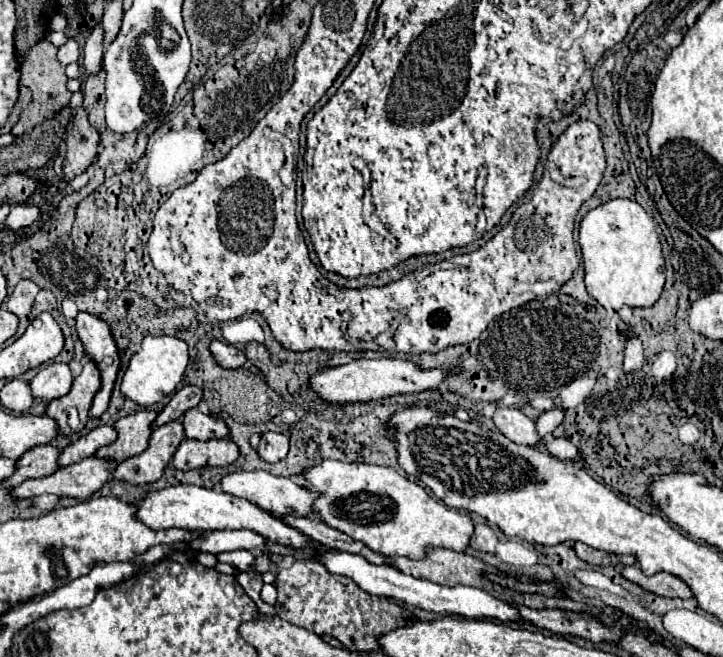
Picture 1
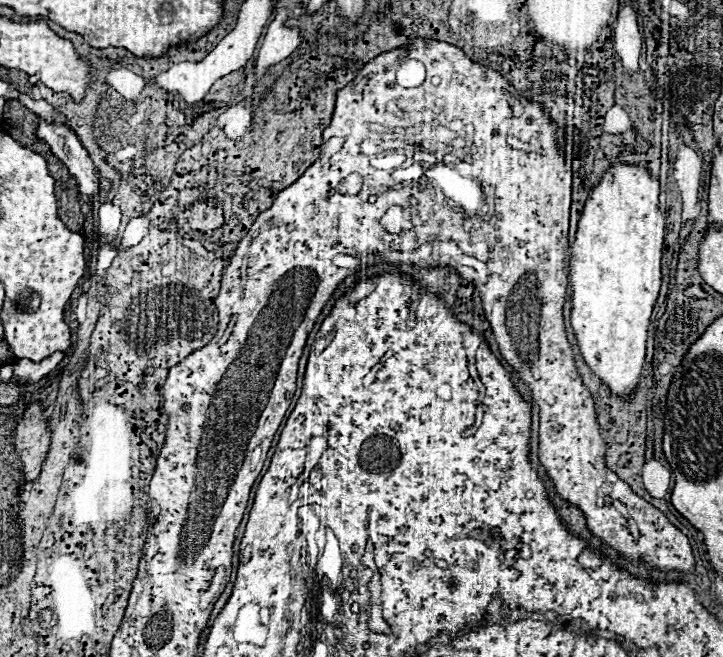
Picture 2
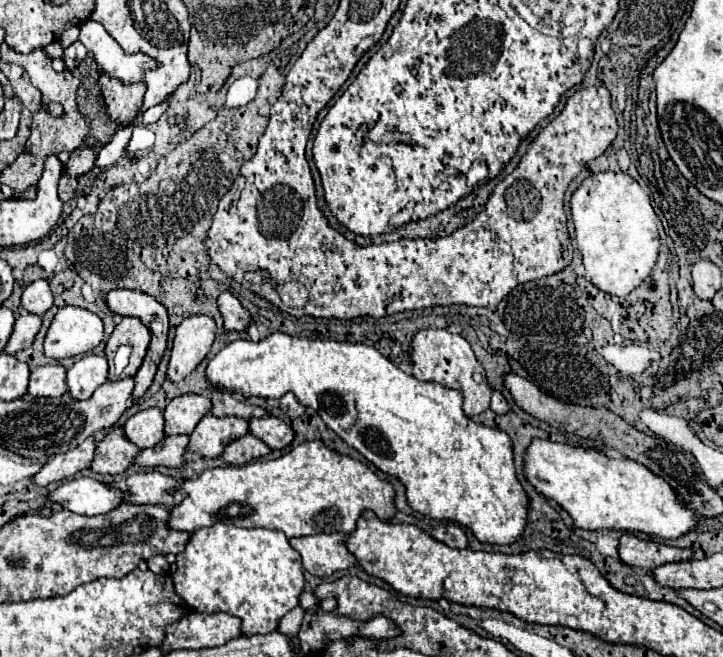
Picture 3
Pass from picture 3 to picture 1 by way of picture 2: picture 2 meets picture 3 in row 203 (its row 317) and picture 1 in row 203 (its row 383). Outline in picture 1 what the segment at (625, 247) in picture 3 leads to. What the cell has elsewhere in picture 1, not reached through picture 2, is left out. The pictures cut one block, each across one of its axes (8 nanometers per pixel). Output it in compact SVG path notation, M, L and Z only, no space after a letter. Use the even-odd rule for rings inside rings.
M612 198L592 208L580 222L580 246L586 270L586 290L606 310L622 306L652 306L664 286L664 258L656 222L630 198Z

